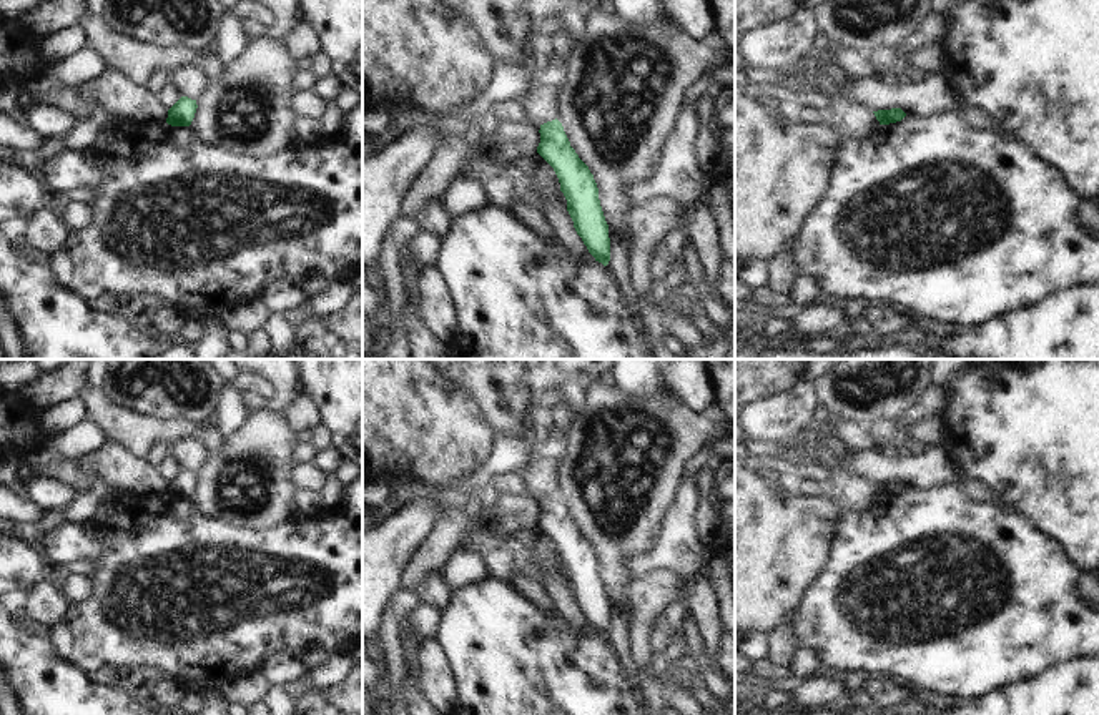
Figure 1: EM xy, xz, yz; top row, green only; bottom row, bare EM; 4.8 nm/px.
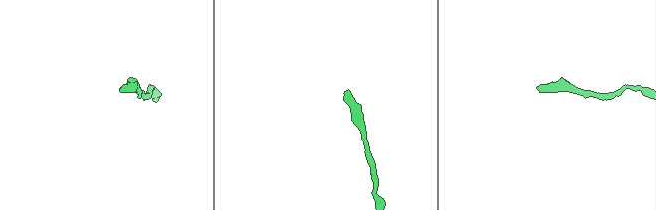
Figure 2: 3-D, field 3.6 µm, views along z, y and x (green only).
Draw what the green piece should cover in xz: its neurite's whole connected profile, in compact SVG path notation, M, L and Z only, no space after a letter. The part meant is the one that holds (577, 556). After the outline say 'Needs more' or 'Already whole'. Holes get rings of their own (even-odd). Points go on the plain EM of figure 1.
M557 491L540 497L539 505L537 525L554 540L559 550L577 607L595 634L607 639L610 634L609 597L600 579L594 547L570 519Z. Already whole

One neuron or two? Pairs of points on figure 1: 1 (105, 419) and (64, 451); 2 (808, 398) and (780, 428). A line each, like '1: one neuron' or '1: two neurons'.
1: two neurons
2: one neuron

